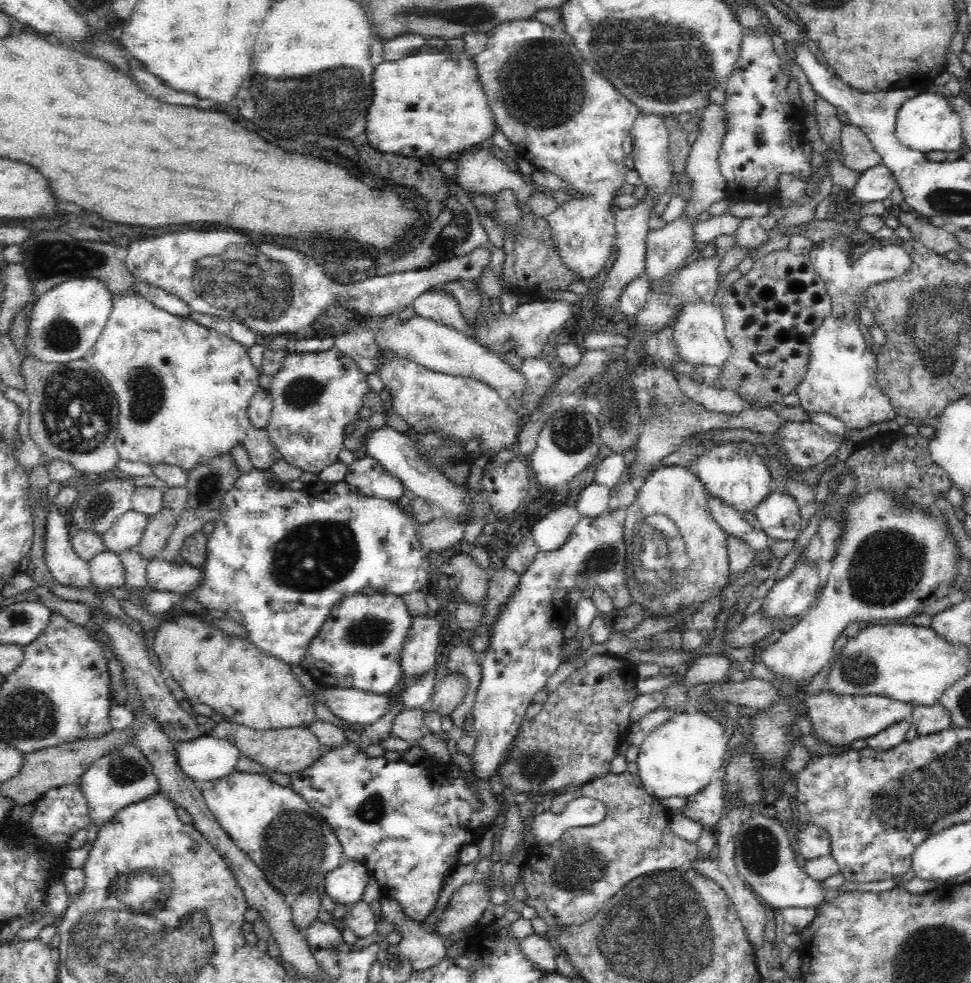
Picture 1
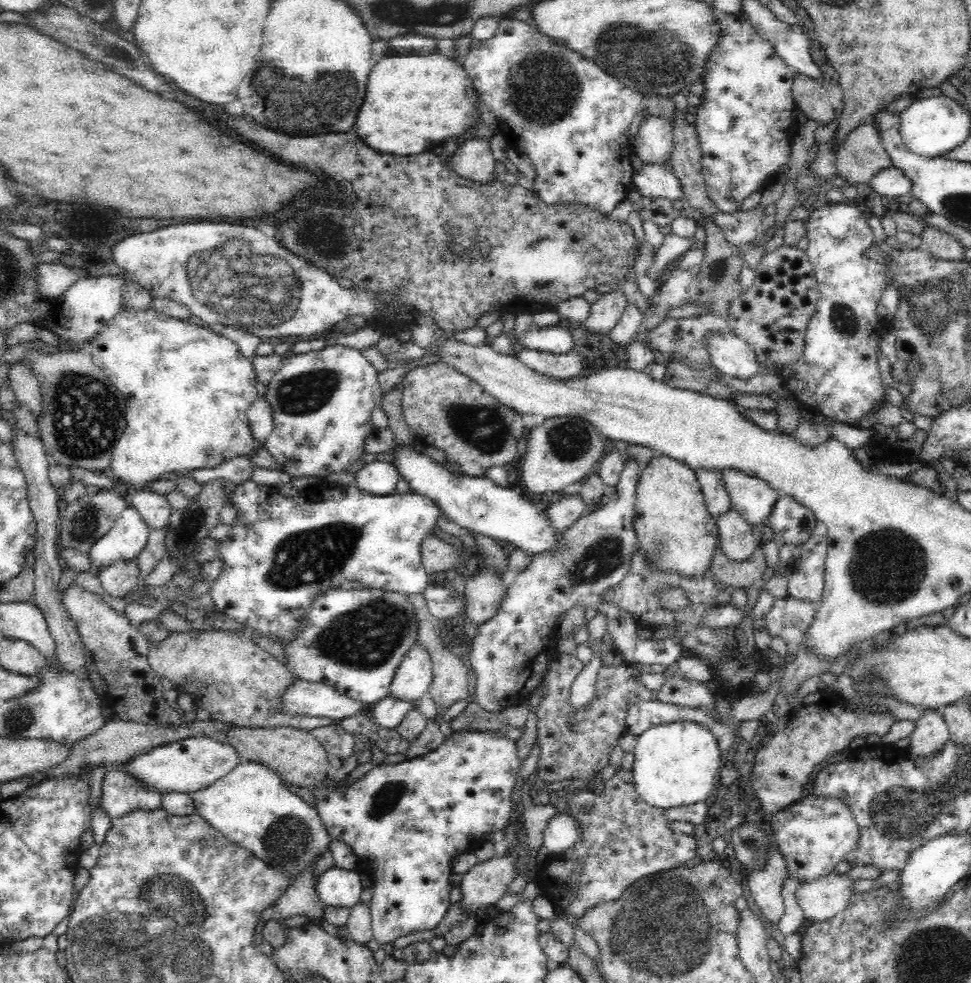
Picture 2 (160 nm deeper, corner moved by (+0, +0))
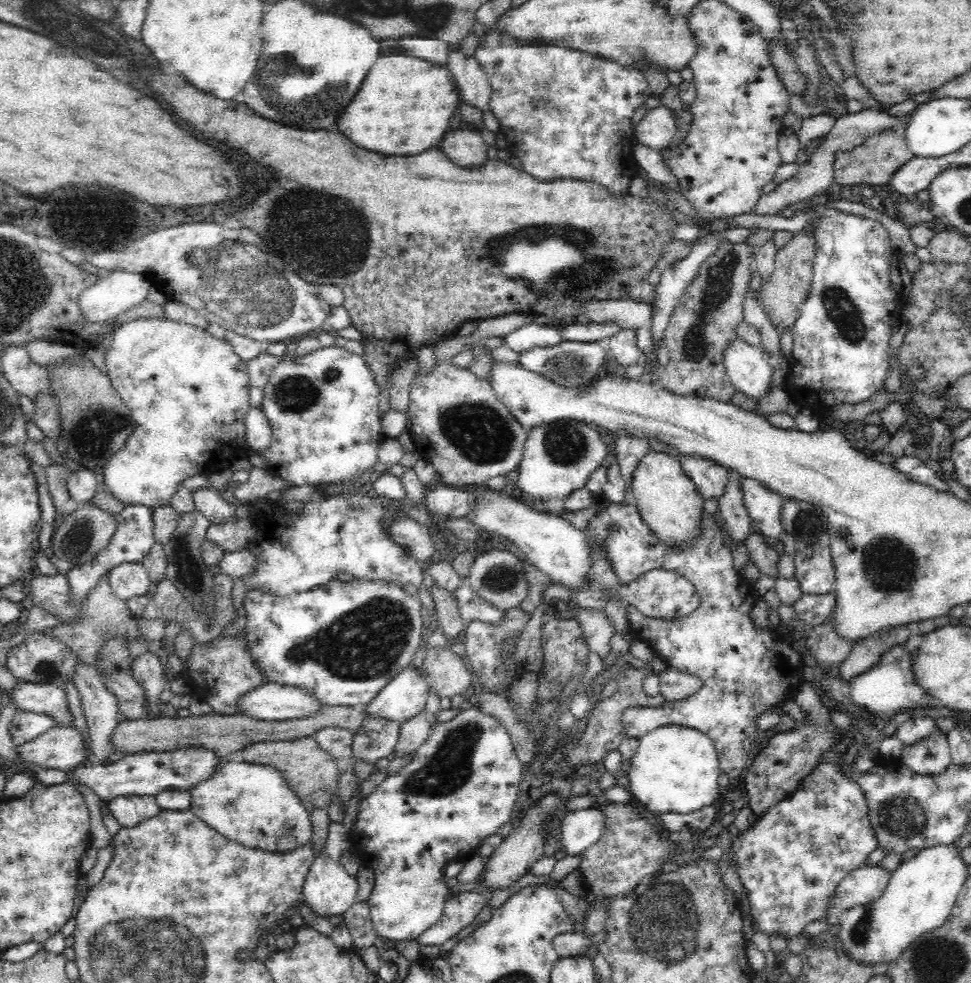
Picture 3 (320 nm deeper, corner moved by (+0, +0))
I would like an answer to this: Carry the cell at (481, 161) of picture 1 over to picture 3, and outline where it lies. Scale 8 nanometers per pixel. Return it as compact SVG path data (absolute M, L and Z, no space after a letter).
M456 130L450 132L442 138L440 142L442 152L462 168L470 166L482 166L482 162L488 160L489 145L482 140L481 134L476 134L472 130Z

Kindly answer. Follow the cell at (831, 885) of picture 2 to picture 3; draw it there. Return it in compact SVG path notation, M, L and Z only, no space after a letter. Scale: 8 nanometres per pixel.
M867 866L854 870L837 886L835 897L831 900L831 907L827 916L827 924L835 926L838 923L838 914L858 906L858 904L868 905L884 892L891 878L891 873L877 866Z

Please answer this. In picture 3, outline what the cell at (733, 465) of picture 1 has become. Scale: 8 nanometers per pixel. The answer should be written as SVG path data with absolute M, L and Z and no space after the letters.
M743 478L741 489L746 510L750 518L760 527L758 534L774 549L784 534L781 510L787 498L768 490L760 481L752 478Z

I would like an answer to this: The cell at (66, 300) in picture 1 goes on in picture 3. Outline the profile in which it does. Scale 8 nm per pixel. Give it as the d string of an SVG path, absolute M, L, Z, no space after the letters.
M115 270L82 292L80 311L92 323L106 323L146 301L150 287L142 274Z

